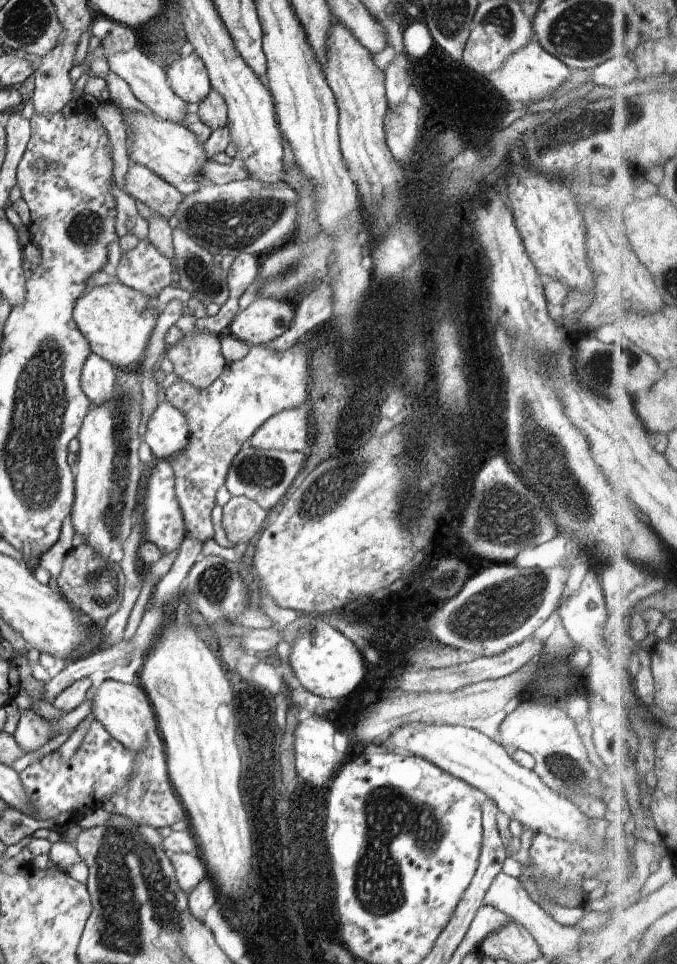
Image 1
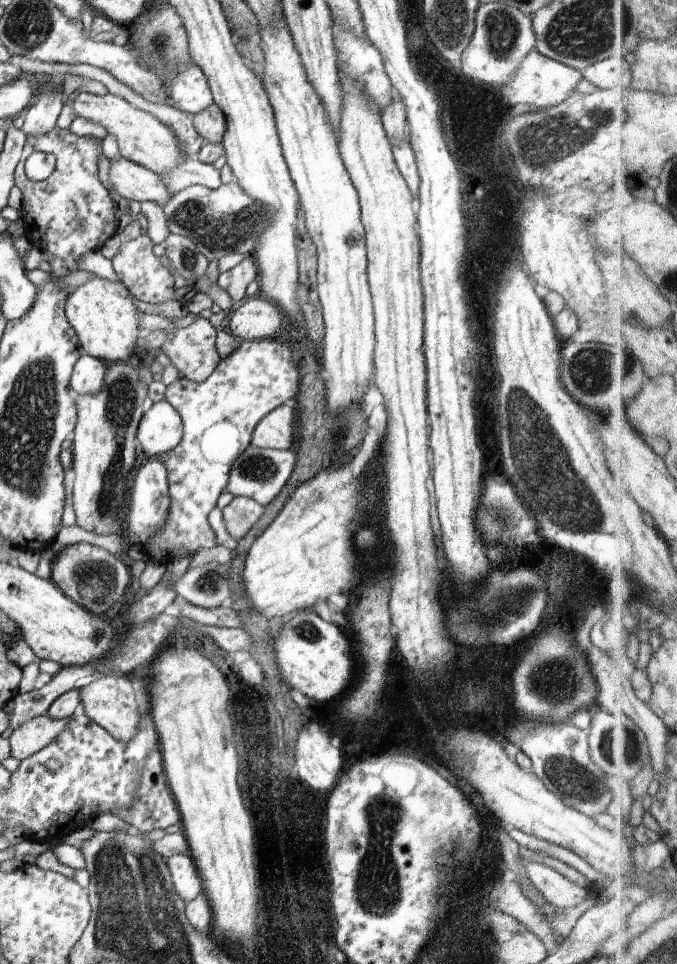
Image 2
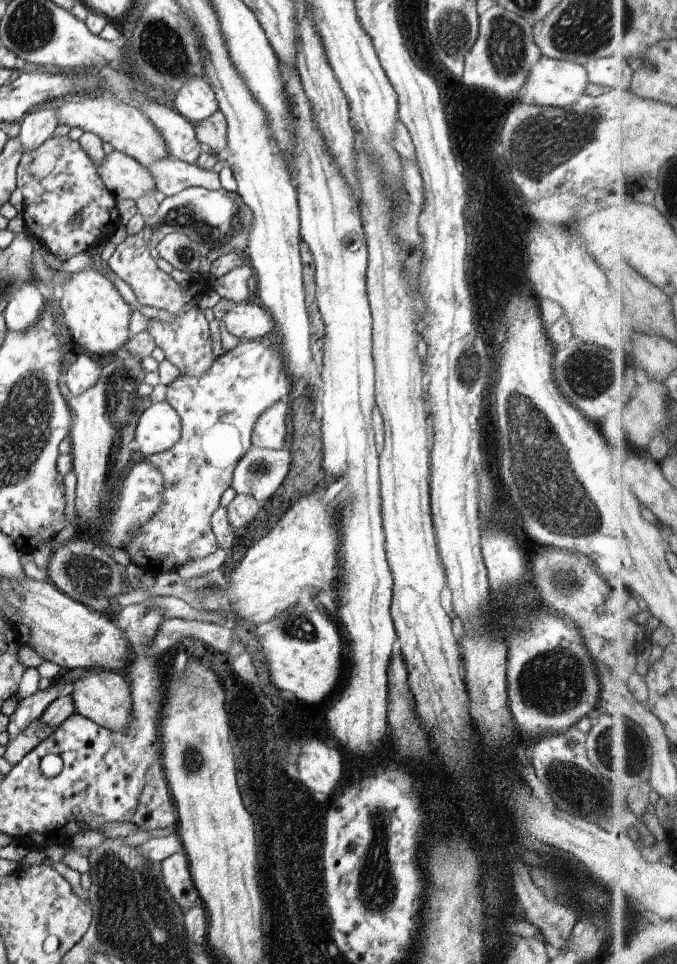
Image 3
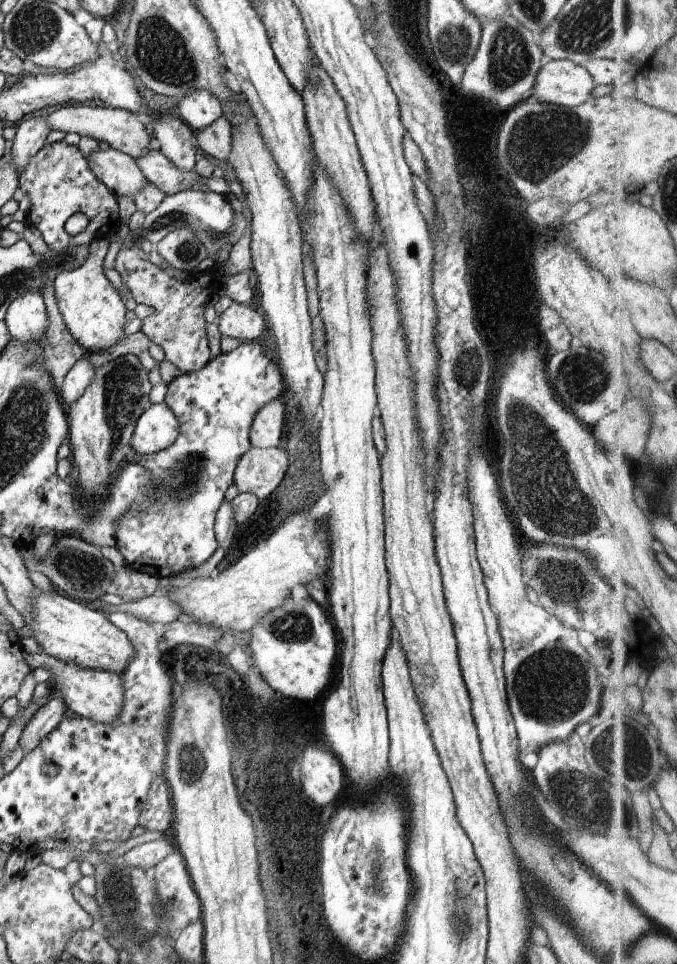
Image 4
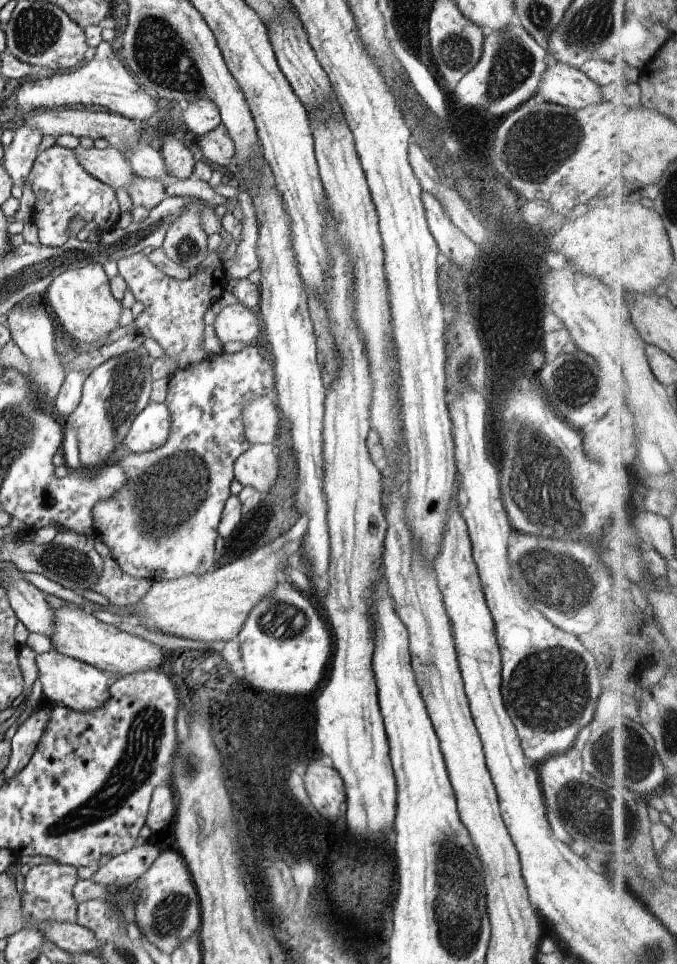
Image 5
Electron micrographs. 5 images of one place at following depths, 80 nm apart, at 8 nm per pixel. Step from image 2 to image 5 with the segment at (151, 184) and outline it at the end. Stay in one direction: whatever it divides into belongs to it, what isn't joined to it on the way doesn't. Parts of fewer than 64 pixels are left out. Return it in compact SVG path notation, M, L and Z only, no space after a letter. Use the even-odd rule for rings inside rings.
M78 146L74 152L86 172L111 186L115 192L118 189L128 190L137 178L127 158L116 147L85 150Z

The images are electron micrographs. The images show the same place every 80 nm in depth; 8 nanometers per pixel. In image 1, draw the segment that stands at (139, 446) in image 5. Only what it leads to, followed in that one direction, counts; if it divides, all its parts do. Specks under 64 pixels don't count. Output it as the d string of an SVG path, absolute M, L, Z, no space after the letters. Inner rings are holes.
M166 401L158 403L143 433L141 442L149 446L155 457L166 460L182 452L190 437L186 418Z

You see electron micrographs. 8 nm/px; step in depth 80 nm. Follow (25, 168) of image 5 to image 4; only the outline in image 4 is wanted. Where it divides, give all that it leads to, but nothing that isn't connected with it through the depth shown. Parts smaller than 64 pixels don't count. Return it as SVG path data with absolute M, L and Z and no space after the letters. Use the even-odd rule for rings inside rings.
M48 114L29 120L22 118L19 130L12 143L9 143L10 154L13 156L13 165L17 174L27 166L30 157L34 156L46 143L46 136L51 128L47 123Z

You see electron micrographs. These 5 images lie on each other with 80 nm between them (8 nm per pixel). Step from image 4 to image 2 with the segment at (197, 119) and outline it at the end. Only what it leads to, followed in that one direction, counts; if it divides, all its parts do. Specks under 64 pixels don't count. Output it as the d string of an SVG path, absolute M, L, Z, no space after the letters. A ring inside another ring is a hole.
M194 61L182 67L170 85L174 106L195 115L213 103L213 94L204 71Z

